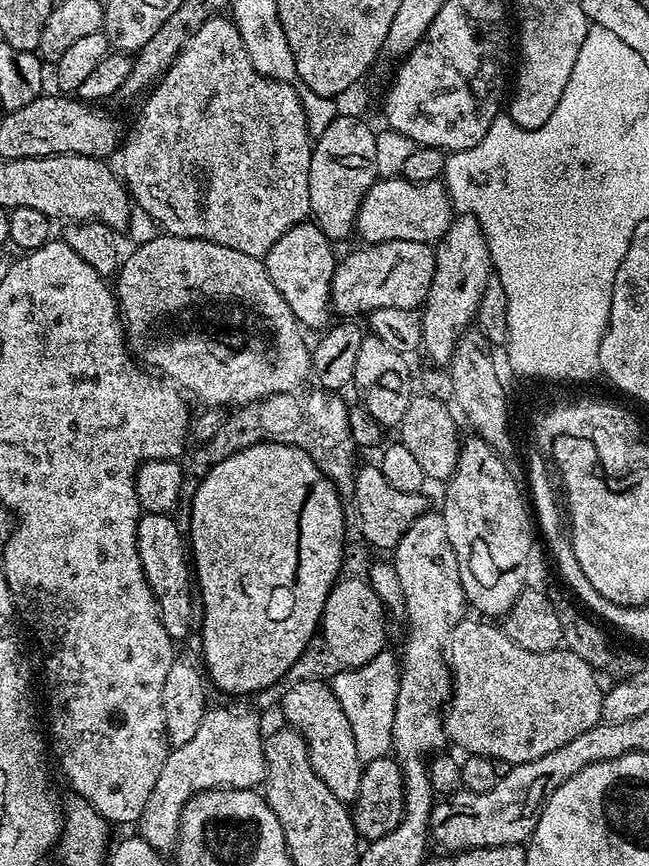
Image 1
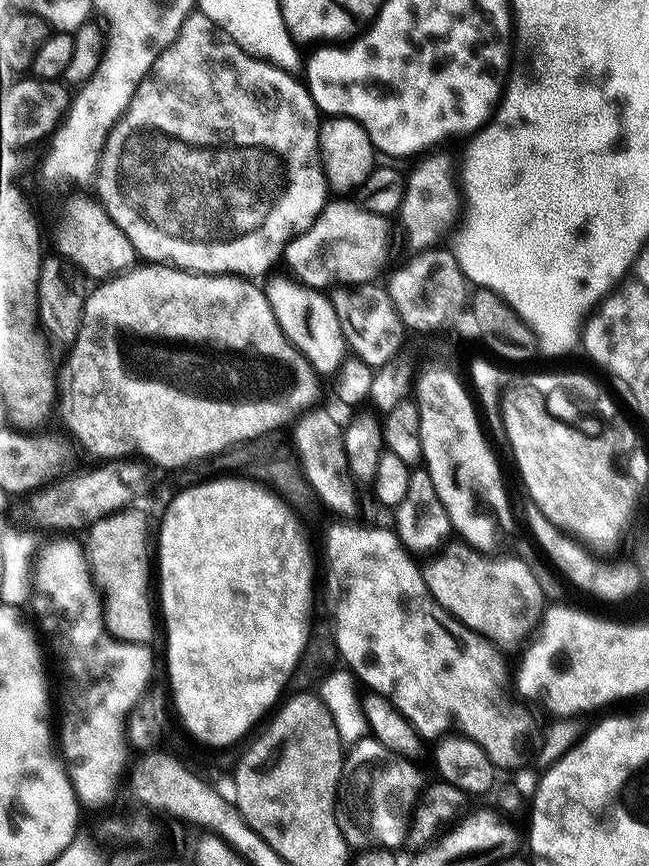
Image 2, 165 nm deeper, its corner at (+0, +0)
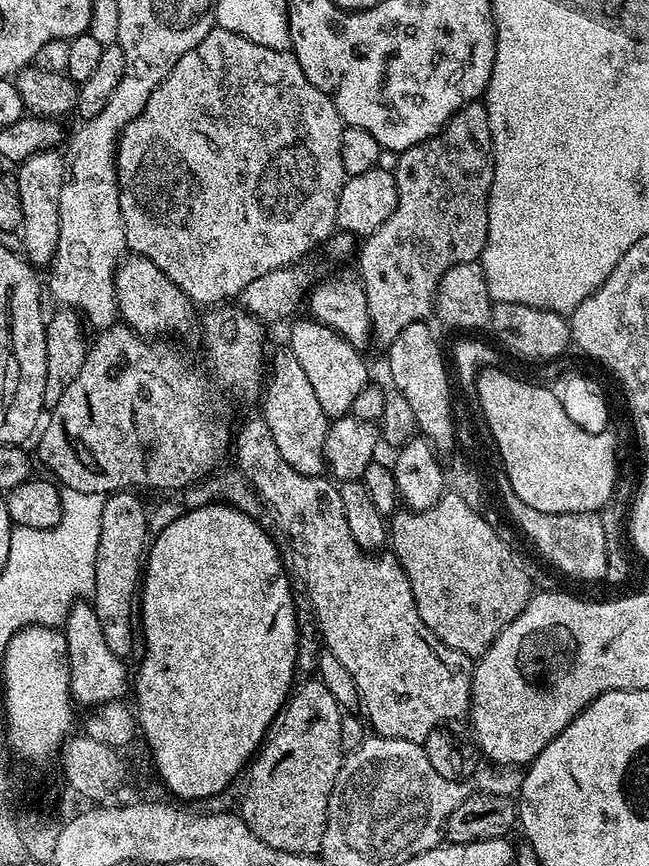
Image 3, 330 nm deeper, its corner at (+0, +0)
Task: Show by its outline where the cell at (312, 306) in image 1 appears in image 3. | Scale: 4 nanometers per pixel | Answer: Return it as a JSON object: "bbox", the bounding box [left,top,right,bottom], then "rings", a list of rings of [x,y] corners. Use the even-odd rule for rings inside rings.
{"bbox":[290,318,370,418],"rings":[[[305,318],[292,328],[292,344],[290,350],[294,358],[298,358],[302,370],[306,370],[306,378],[310,378],[310,386],[314,386],[314,394],[318,394],[318,402],[322,402],[322,410],[330,418],[339,418],[351,413],[354,398],[358,398],[358,390],[370,383],[368,368],[364,365],[361,353],[344,336],[318,321]]]}

